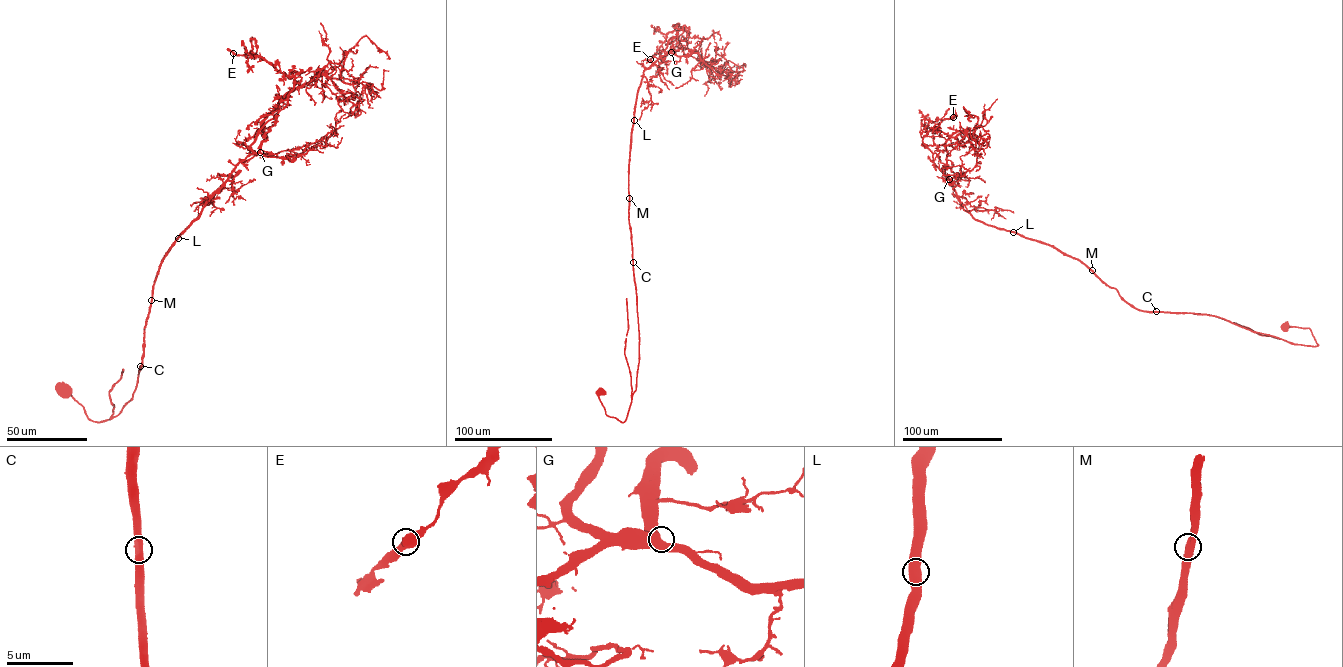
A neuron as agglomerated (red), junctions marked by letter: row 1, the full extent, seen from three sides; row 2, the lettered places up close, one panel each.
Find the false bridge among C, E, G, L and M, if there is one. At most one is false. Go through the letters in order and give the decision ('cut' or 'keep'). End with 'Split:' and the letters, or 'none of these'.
C: keep
E: keep
G: keep
L: keep
M: keep
Split: none of these

